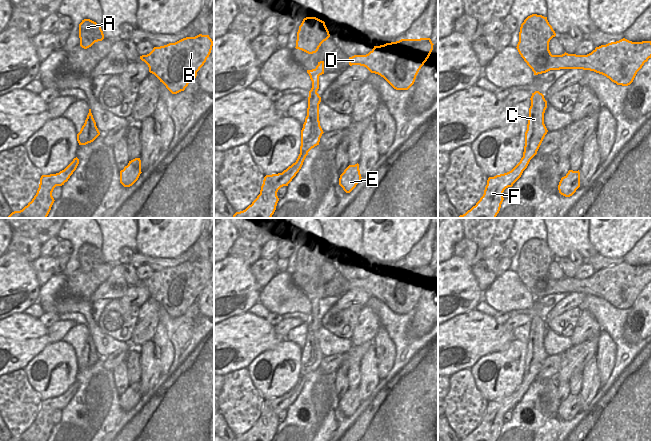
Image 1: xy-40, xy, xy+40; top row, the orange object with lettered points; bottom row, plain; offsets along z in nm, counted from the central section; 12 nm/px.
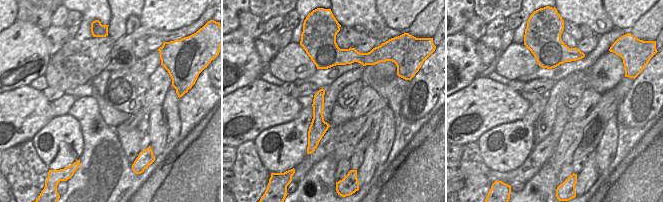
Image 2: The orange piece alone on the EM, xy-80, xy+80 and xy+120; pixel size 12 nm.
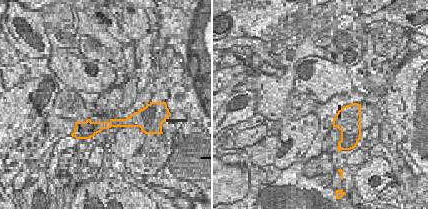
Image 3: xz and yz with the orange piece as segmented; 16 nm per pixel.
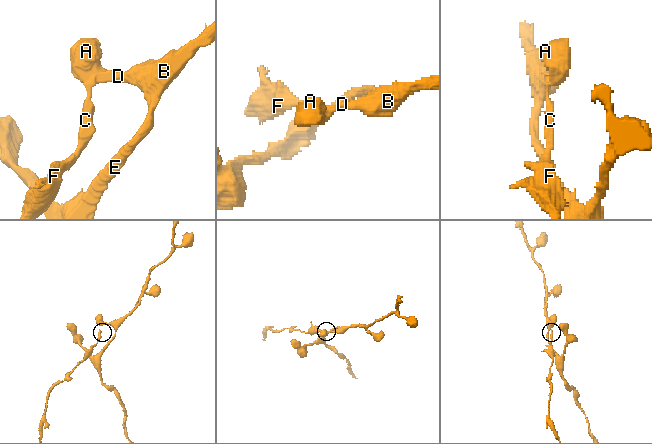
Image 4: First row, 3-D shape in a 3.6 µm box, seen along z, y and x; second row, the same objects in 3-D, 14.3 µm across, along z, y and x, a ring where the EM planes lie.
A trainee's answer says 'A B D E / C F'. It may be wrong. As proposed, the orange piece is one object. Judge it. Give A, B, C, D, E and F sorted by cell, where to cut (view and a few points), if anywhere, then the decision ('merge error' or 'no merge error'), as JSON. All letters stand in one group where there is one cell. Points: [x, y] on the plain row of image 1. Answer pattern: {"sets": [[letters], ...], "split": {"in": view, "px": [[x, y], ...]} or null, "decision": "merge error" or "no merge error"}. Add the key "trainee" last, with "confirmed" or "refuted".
{"sets": [["A", "B", "D", "E"], ["C", "F"]], "split": {"in": "xy", "px": [[323, 286], [318, 289]]}, "decision": "merge error", "trainee": "confirmed"}

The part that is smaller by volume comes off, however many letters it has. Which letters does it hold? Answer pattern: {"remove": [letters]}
{"remove": ["C", "F"]}

